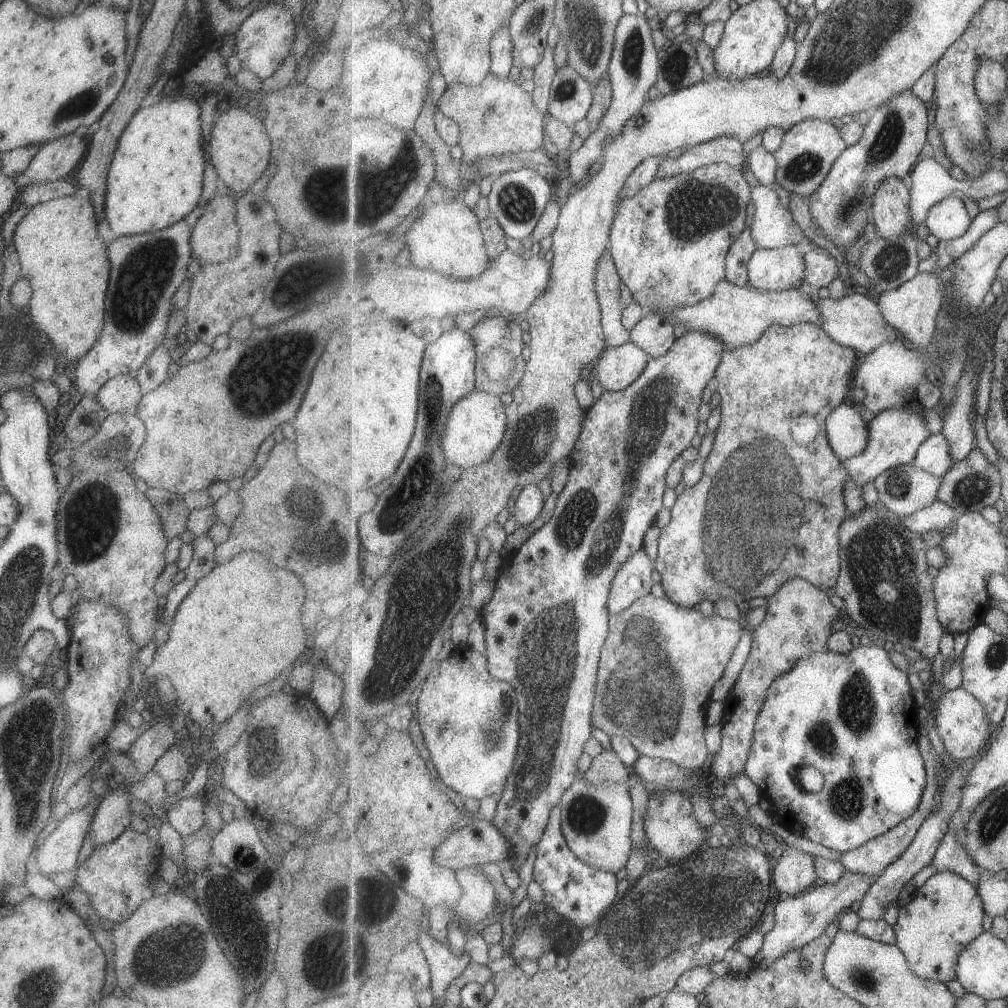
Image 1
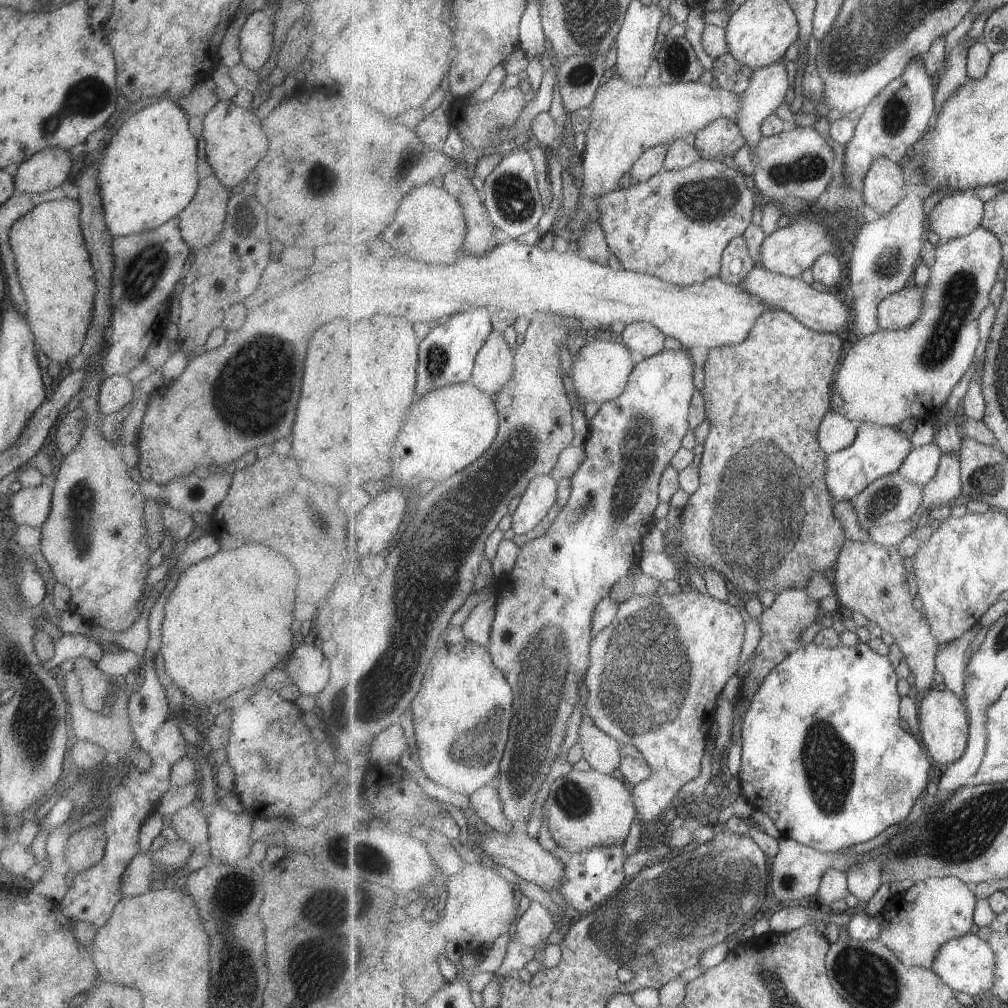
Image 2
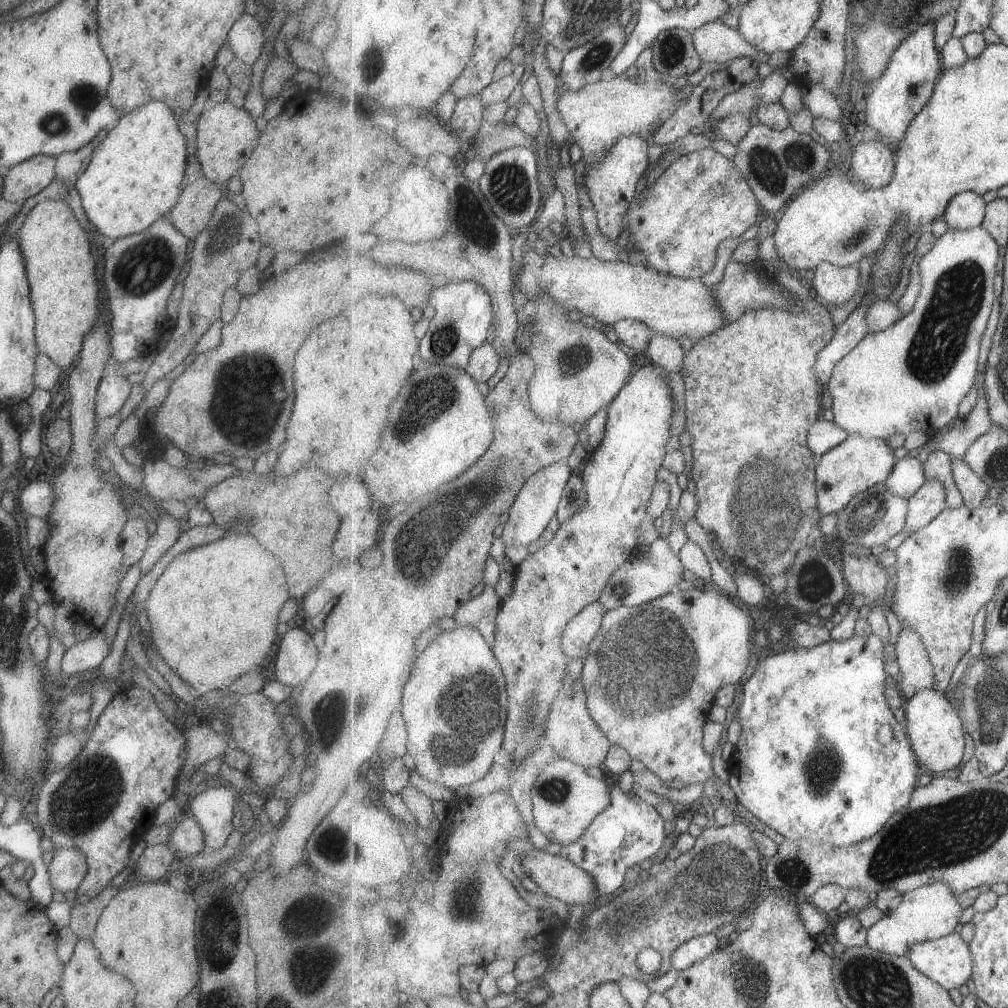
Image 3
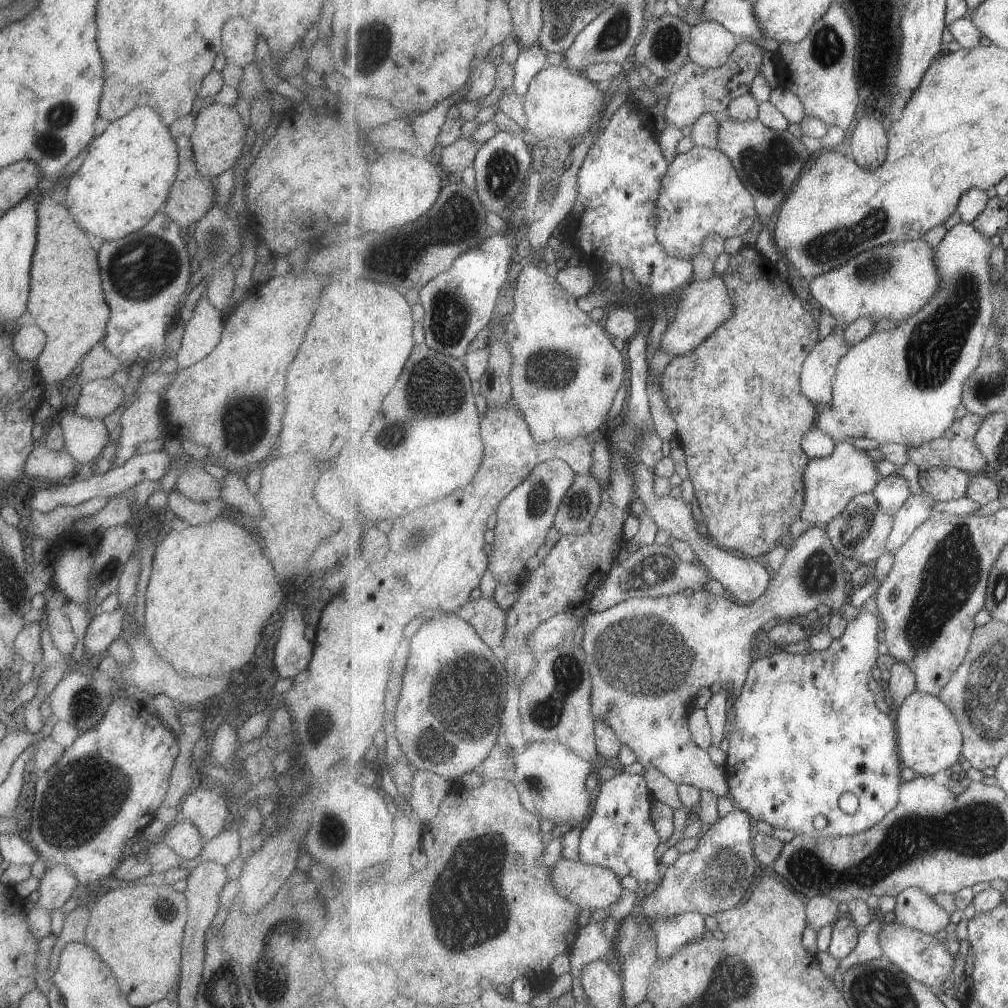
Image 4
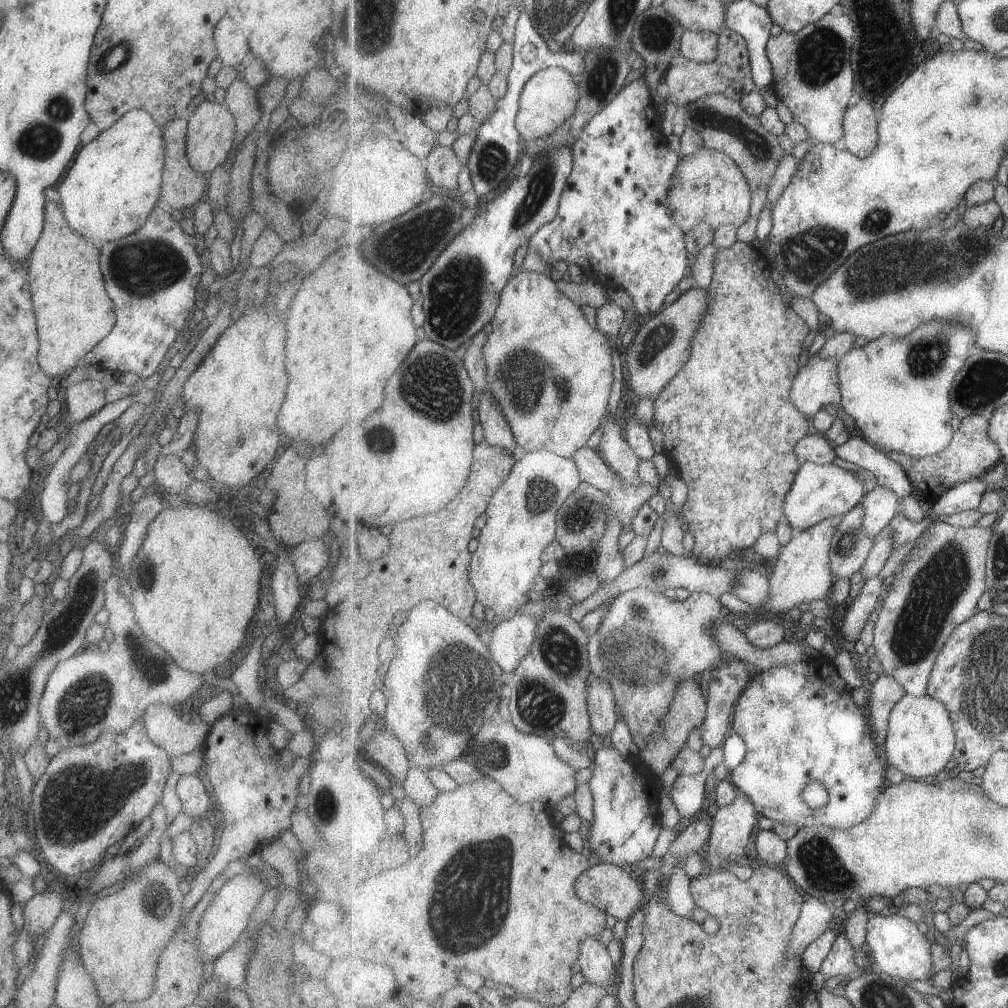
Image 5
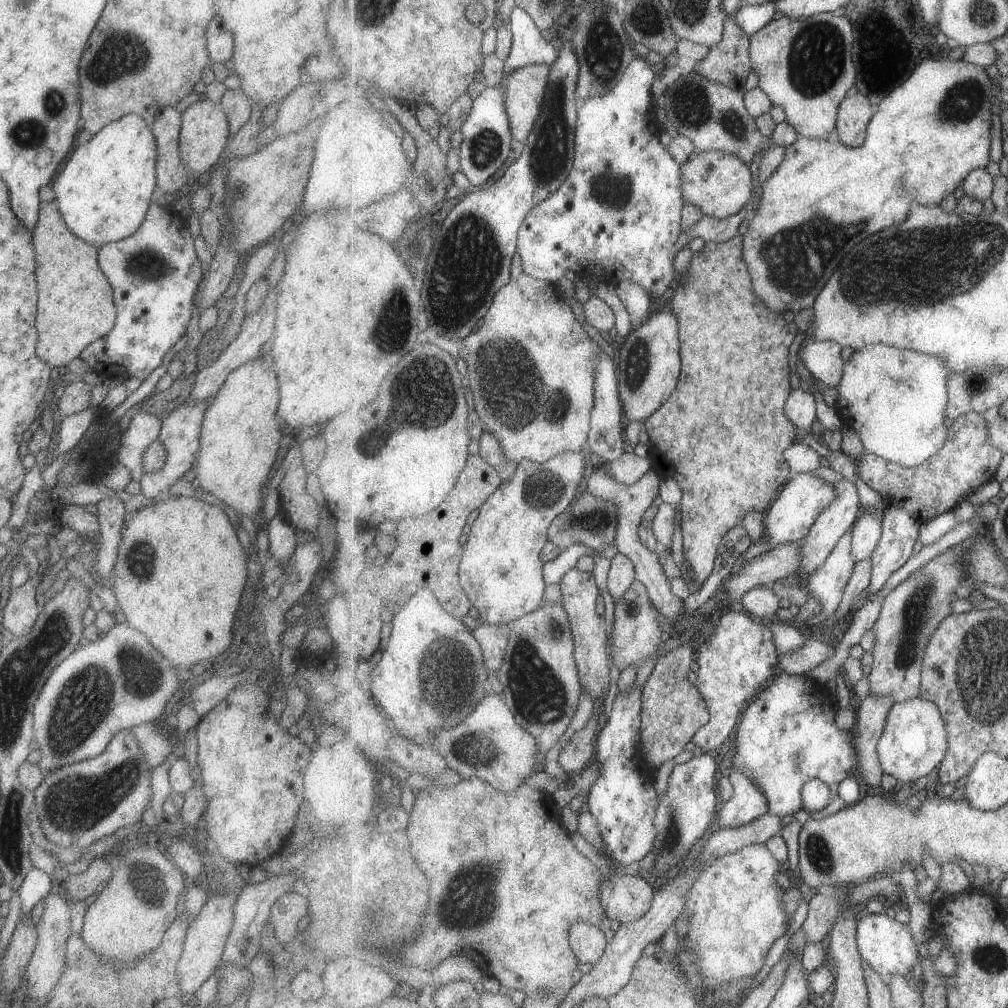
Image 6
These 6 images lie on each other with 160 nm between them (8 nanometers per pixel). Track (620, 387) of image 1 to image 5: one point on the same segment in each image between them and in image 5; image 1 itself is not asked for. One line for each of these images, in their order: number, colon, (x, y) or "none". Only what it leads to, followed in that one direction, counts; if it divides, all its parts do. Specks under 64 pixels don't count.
2: (602, 370)
3: (579, 371)
4: (566, 371)
5: (552, 372)

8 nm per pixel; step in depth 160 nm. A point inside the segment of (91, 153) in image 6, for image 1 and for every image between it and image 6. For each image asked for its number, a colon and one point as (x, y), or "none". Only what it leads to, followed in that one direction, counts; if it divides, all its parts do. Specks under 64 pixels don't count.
1: (155, 178)
2: (146, 176)
3: (134, 176)
4: (124, 180)
5: (111, 186)

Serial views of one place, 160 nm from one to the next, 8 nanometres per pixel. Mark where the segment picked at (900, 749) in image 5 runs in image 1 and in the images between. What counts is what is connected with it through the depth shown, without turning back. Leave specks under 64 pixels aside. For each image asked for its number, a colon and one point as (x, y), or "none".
1: (961, 722)
2: (944, 716)
3: (935, 727)
4: (930, 737)

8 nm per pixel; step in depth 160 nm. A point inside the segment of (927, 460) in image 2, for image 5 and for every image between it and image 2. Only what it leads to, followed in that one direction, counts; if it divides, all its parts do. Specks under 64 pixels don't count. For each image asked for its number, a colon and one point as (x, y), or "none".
3: (909, 475)
4: (892, 492)
5: (881, 504)

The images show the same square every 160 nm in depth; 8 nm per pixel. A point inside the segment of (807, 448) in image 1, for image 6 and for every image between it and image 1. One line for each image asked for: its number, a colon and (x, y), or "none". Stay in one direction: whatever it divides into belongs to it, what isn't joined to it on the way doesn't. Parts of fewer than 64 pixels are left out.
2: (774, 388)
3: (752, 394)
4: (741, 417)
5: (730, 426)
6: (722, 435)

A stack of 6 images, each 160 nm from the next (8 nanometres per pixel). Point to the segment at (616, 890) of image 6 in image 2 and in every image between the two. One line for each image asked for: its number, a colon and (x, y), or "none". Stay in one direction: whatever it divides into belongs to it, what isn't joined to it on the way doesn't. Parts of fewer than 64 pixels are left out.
2: (527, 857)
3: (557, 876)
4: (590, 886)
5: (606, 885)

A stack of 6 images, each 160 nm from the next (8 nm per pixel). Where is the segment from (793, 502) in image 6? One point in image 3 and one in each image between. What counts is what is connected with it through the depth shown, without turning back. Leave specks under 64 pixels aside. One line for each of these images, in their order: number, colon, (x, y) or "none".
3: (858, 463)
4: (832, 482)
5: (820, 491)

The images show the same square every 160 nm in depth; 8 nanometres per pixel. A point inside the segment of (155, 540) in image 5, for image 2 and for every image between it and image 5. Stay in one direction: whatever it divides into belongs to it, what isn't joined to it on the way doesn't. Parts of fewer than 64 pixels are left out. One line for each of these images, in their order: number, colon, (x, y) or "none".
2: (243, 597)
3: (212, 613)
4: (210, 590)

